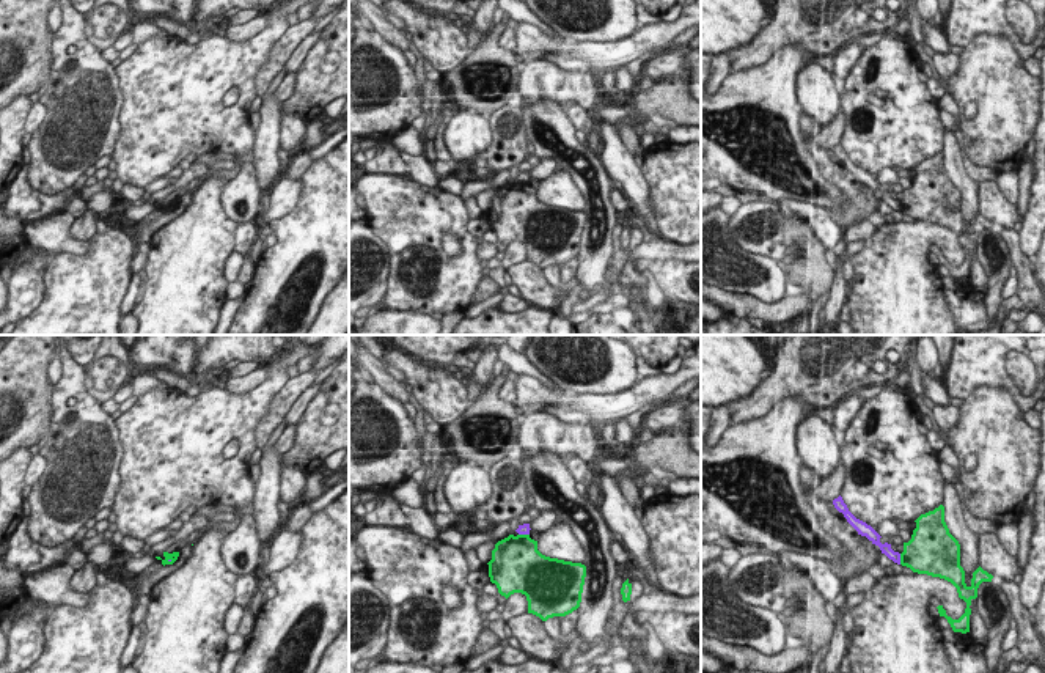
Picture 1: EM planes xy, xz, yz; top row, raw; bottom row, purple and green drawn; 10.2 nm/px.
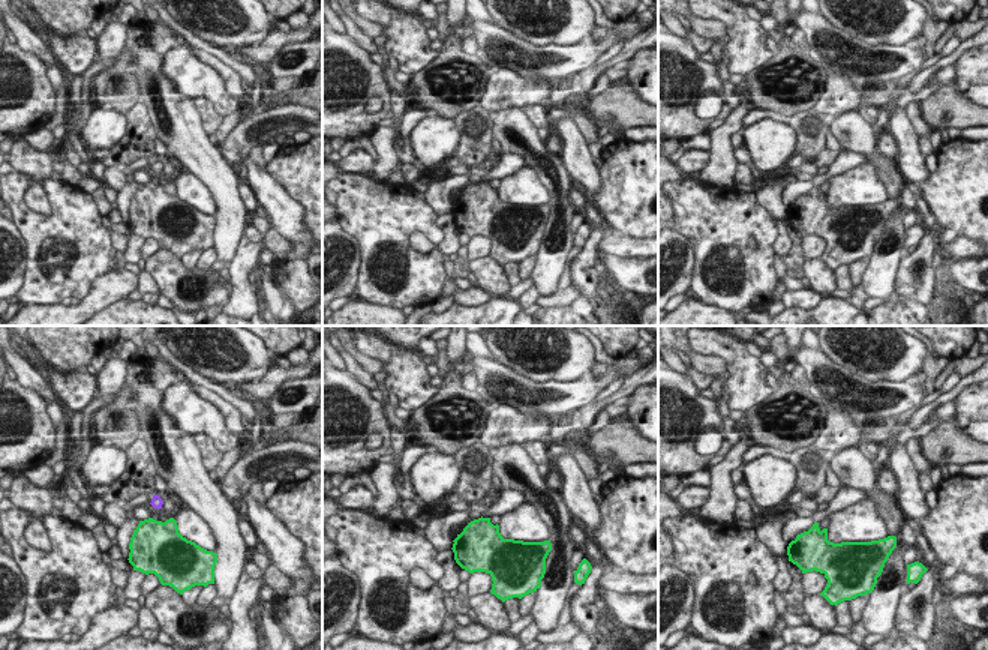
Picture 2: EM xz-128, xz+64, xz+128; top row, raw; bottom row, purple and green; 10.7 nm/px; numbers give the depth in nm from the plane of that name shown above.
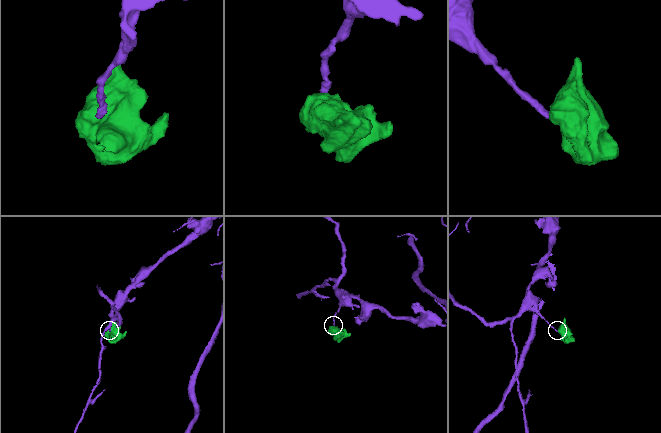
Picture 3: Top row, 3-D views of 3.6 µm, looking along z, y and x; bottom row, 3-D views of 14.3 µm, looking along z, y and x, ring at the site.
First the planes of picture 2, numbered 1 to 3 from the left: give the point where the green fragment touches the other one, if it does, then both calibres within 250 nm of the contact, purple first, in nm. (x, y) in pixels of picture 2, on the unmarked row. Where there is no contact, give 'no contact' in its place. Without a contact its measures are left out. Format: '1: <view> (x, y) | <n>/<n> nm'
1: no contact
2: no contact
3: no contact

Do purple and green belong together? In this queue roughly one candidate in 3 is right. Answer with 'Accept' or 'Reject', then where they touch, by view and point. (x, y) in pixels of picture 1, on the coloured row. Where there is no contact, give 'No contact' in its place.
Reject. Touches purple at yz (899, 558)

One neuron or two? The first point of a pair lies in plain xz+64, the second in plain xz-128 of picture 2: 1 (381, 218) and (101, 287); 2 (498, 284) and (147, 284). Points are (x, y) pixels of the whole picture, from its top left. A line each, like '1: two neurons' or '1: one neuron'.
1: two neurons
2: two neurons

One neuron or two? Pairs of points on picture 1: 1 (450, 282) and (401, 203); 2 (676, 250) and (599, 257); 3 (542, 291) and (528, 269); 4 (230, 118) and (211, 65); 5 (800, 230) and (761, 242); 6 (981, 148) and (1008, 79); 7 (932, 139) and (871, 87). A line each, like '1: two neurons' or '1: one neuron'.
1: one neuron
2: two neurons
3: one neuron
4: one neuron
5: two neurons
6: one neuron
7: one neuron

